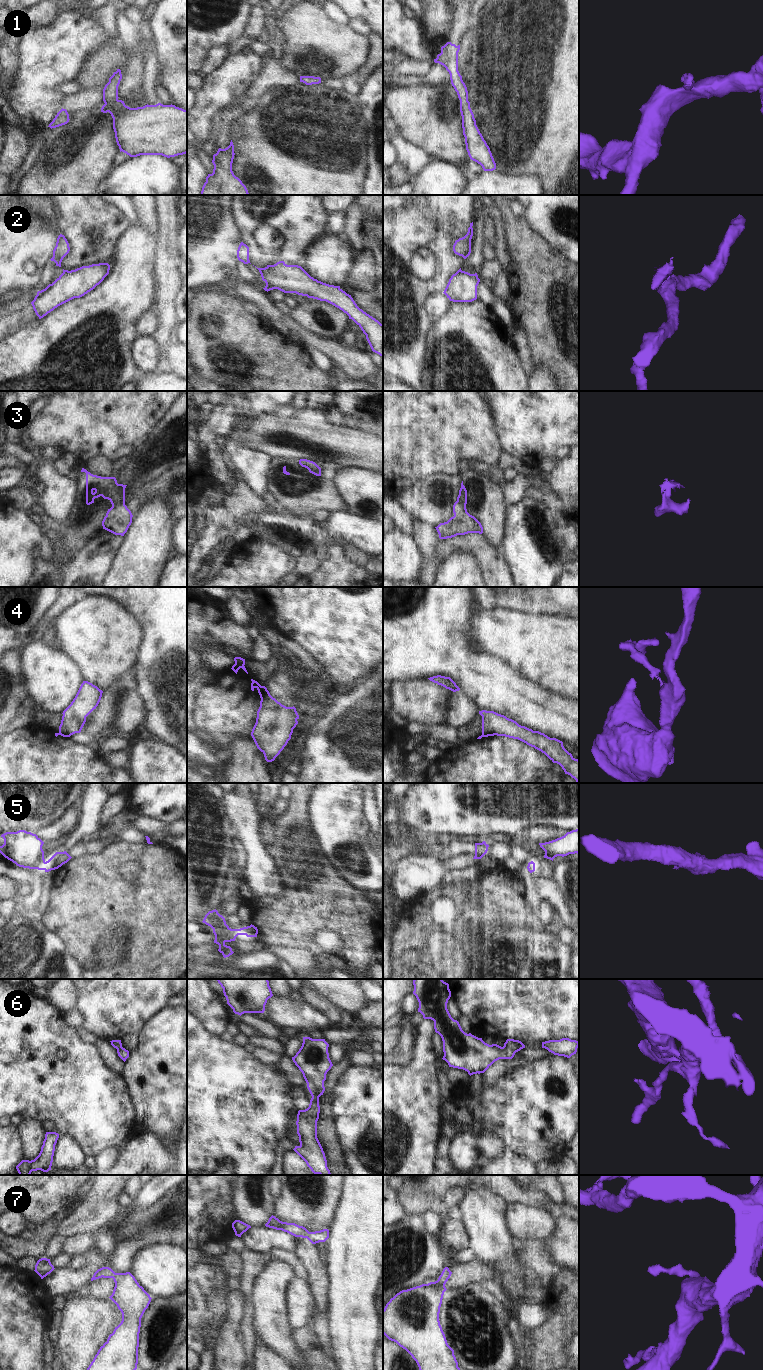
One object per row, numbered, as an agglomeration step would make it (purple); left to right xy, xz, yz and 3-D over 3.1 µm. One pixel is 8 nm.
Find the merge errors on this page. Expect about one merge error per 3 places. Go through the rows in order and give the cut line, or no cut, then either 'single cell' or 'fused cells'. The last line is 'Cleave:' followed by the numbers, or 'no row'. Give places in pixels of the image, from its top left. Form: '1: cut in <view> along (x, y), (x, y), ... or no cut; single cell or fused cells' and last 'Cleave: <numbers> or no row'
1: no cut; single cell
2: cut in xy along (67, 270), (63, 273); fused cells
3: cut in xz along (307, 467), (320, 471); fused cells
4: cut in xz along (264, 686), (263, 692), (260, 695); fused cells
5: cut in xy along (45, 862), (43, 869); fused cells
6: cut in yz along (503, 1046), (509, 1047), (515, 1052); fused cells
7: no cut; single cell
Cleave: 2, 3, 4, 5, 6

